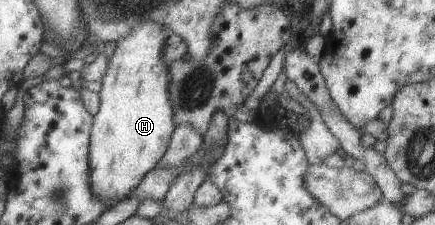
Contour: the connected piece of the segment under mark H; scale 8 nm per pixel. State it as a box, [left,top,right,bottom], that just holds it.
[88,20,175,206]

